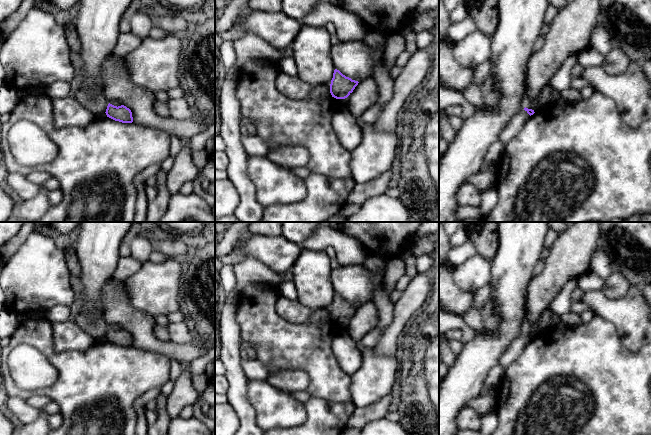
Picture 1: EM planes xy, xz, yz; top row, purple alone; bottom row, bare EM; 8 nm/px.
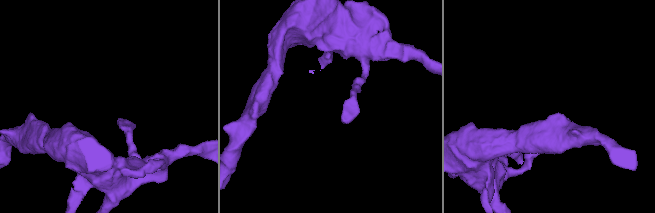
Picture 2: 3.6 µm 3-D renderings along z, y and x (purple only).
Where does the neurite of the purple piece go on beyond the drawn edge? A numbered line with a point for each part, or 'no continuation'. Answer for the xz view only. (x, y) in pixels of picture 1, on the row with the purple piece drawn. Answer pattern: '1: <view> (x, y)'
no continuation

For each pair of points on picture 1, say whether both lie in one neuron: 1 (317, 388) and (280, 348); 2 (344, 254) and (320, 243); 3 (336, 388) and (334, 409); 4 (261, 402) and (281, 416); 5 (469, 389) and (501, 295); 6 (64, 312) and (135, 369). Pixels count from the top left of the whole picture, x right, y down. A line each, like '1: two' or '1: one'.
1: one
2: one
3: two
4: one
5: one
6: two

